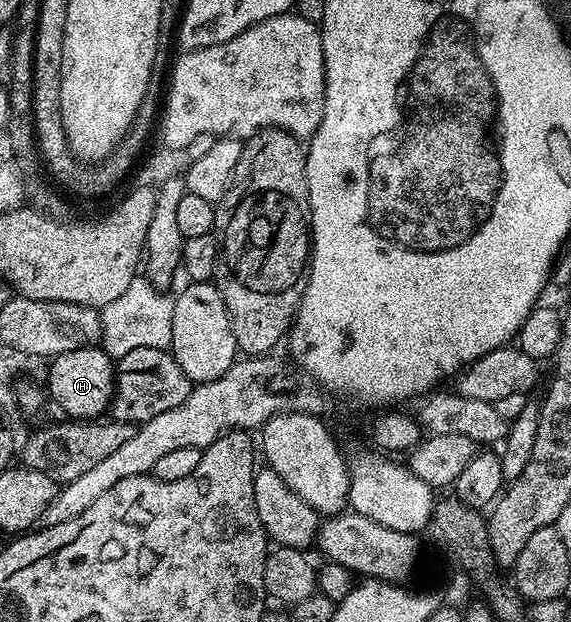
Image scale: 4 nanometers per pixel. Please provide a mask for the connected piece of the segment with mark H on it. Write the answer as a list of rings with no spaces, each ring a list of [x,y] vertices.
[[[92,346],[81,350],[69,350],[50,361],[51,369],[47,372],[48,393],[55,395],[55,400],[68,413],[68,417],[84,422],[102,417],[111,407],[111,397],[115,395],[116,361],[102,347]]]

